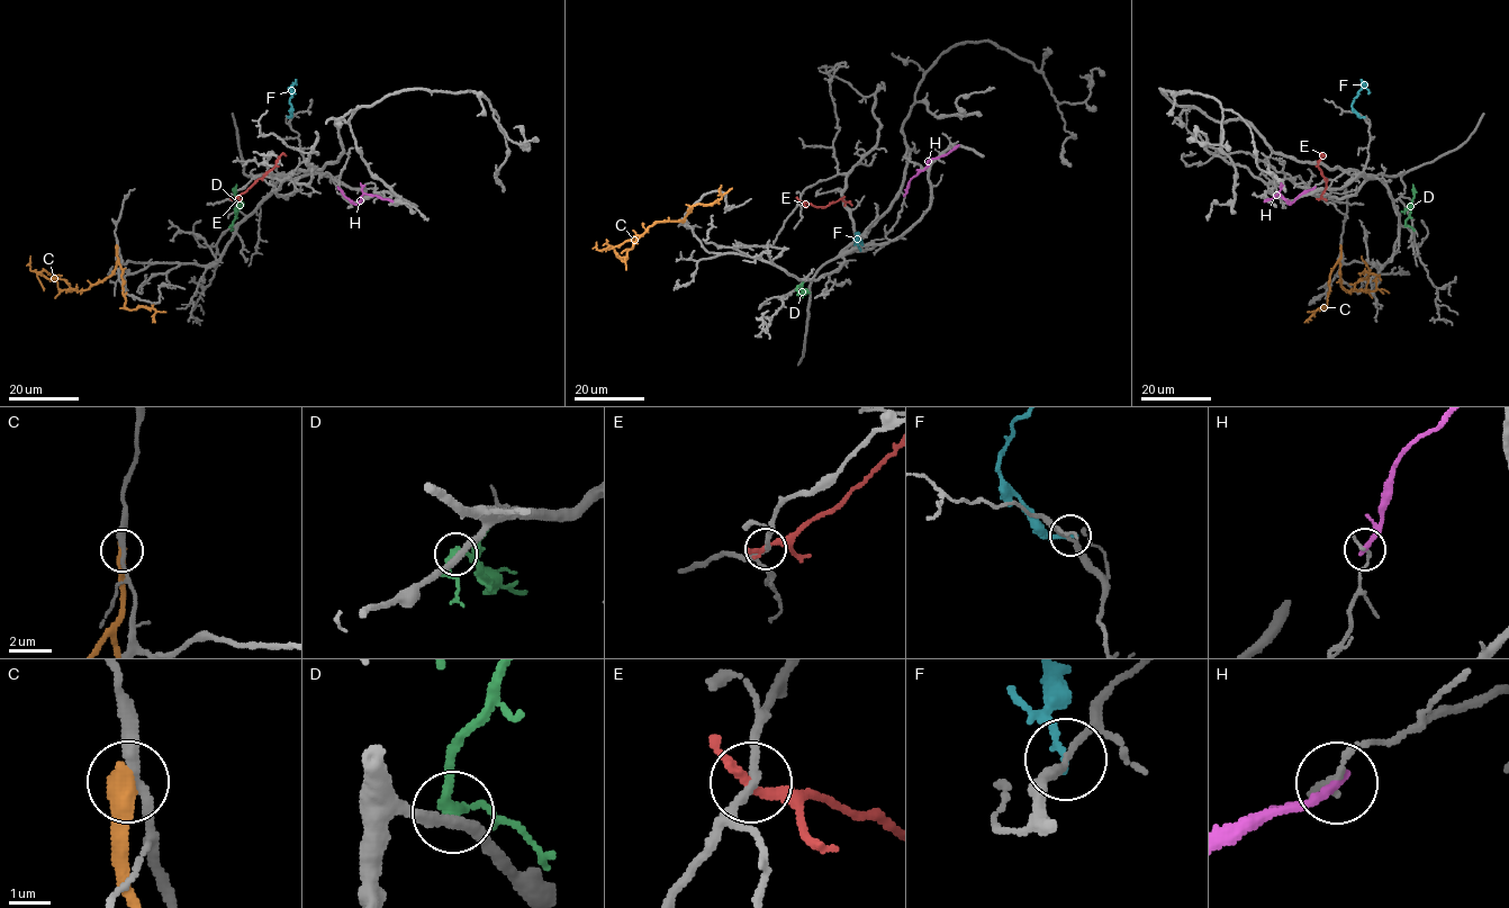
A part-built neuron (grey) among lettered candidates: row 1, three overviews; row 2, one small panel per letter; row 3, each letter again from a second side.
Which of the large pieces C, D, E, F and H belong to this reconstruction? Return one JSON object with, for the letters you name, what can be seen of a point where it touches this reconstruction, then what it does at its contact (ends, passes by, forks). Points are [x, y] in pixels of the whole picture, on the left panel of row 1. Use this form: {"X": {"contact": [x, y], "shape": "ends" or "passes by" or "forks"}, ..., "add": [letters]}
{"add": []}

